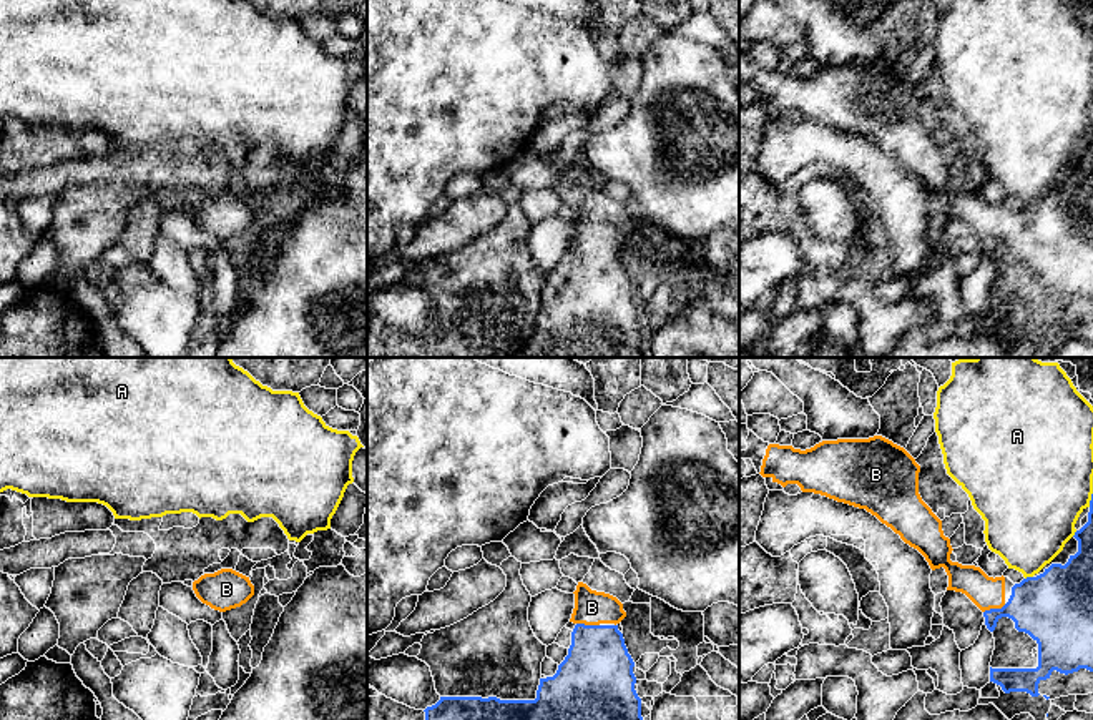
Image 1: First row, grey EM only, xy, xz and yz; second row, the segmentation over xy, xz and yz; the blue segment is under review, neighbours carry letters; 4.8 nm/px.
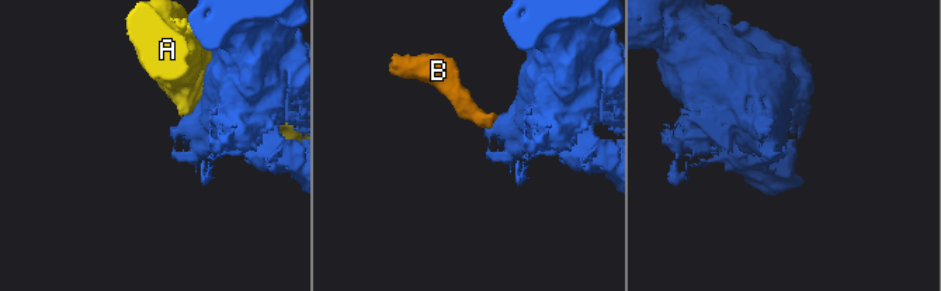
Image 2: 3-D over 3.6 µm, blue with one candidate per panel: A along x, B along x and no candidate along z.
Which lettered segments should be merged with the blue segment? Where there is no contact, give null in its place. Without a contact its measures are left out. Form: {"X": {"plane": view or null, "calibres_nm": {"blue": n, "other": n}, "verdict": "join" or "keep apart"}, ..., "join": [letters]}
{"A": {"plane": "yz", "calibres_nm": {"blue": 360, "other": 400}, "verdict": "keep apart"}, "B": {"plane": "xz", "calibres_nm": {"blue": 360, "other": 170}, "verdict": "join"}, "join": ["B"]}

